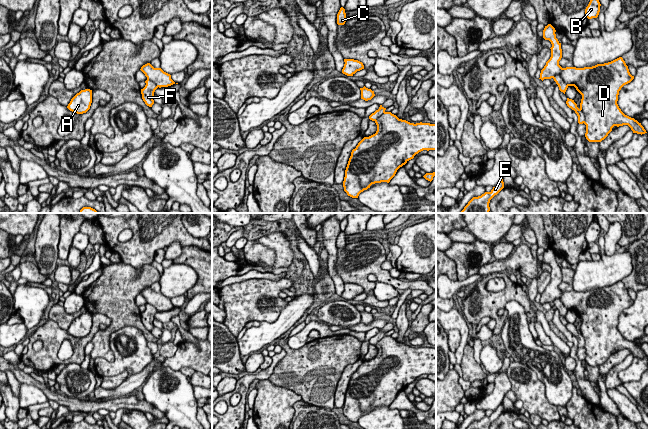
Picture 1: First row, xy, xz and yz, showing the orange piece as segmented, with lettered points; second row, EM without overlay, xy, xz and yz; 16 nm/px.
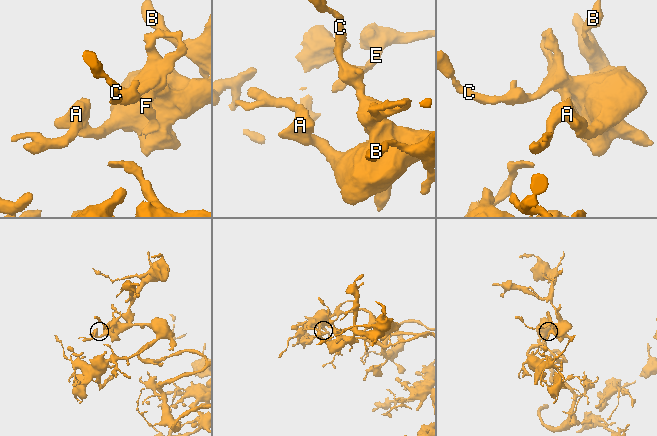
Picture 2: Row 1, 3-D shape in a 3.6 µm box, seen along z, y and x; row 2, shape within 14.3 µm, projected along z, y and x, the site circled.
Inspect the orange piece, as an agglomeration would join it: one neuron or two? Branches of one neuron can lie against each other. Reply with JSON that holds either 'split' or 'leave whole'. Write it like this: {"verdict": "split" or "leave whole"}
{"verdict": "split"}

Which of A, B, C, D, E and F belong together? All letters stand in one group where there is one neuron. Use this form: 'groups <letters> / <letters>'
groups A B C D E / F

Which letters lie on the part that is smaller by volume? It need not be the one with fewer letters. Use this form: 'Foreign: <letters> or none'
Foreign: F

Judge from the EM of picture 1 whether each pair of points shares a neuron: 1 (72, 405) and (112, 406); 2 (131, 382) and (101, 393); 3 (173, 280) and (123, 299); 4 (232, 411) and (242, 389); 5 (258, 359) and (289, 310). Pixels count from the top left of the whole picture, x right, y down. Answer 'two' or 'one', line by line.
1: one
2: one
3: two
4: one
5: two

